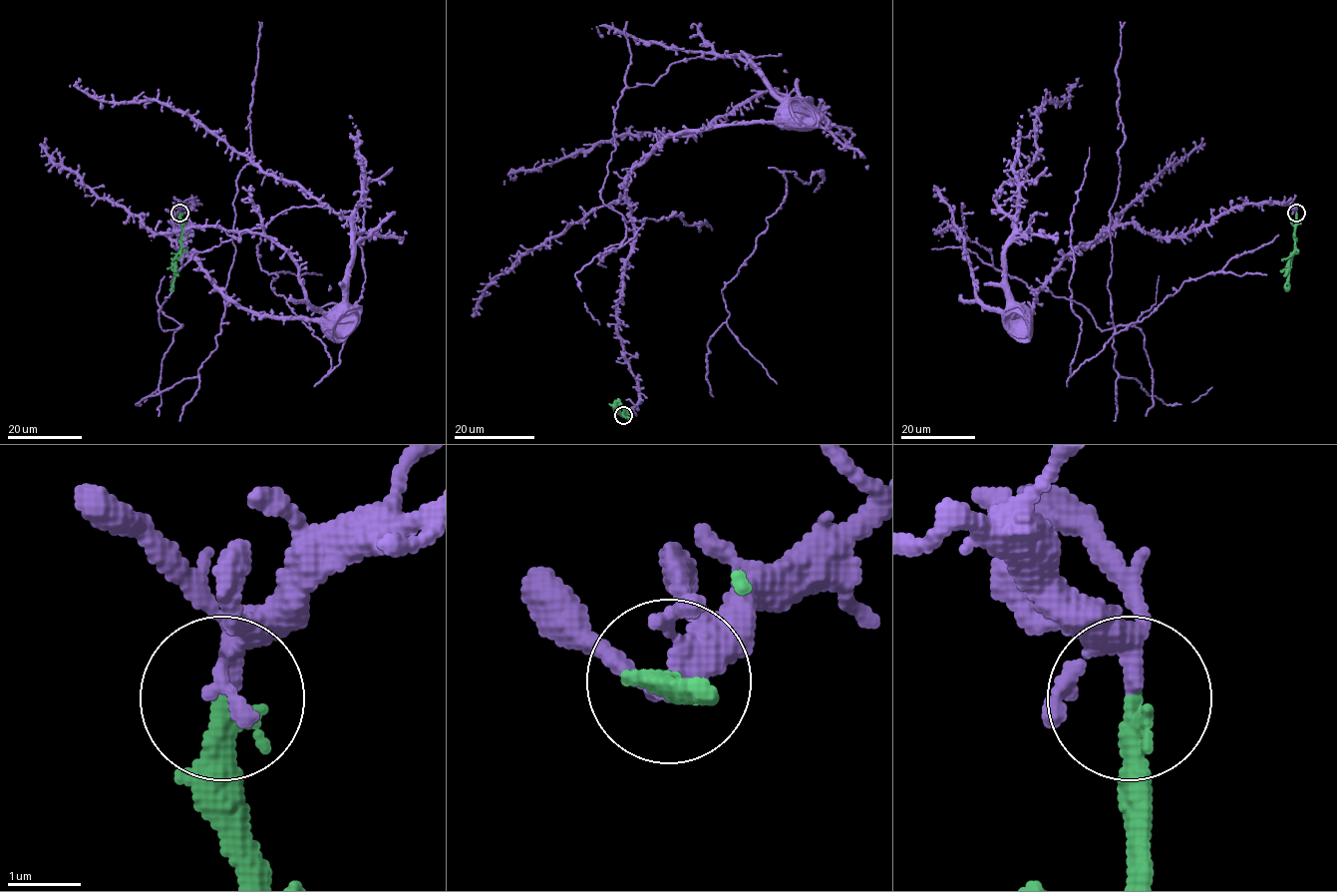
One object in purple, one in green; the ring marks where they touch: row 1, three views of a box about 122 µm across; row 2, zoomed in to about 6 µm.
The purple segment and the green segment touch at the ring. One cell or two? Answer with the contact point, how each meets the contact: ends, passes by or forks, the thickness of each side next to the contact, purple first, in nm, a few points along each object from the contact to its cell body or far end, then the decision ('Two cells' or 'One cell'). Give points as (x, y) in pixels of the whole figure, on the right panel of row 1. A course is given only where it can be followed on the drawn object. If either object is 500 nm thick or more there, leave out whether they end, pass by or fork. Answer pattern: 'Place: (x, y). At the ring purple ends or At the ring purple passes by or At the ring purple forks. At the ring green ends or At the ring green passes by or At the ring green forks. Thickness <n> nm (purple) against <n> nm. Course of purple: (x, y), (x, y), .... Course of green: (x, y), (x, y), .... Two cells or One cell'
Place: (1296, 213). At the ring purple forks. At the ring green ends. Thickness 180 nm (purple) against 320 nm. Course of purple: (1296, 213), (1110, 226), (1025, 318), (988, 308), (965, 225), (1137, 327), (1153, 390), (1107, 285), (1125, 22). Course of green: (1296, 213), (1294, 251), (1289, 262), (1289, 288), (1286, 291). One cell

